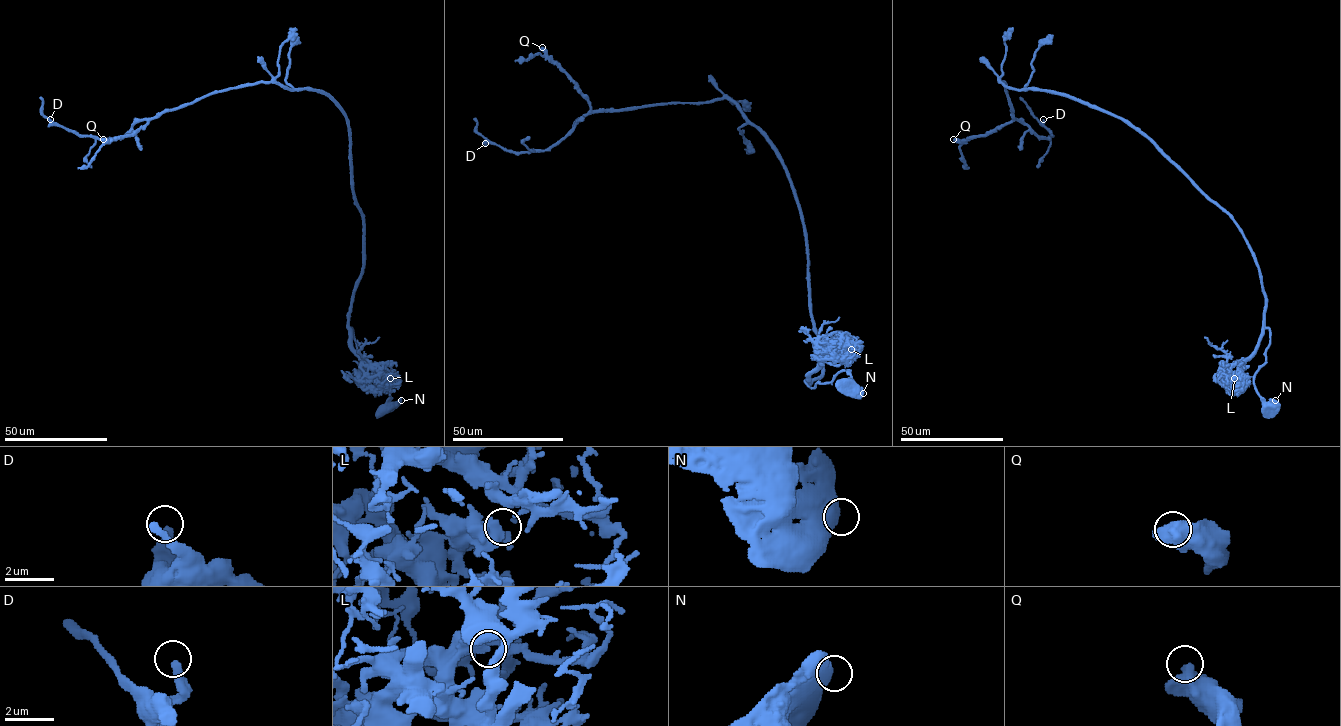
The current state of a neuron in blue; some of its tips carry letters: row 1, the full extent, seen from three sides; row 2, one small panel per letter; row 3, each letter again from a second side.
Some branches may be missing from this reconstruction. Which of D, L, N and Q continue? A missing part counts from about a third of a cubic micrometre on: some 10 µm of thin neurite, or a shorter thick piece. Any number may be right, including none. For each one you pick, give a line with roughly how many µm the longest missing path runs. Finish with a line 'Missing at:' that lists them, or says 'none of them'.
Q: Missing length about 6 µm
Missing at: Q

